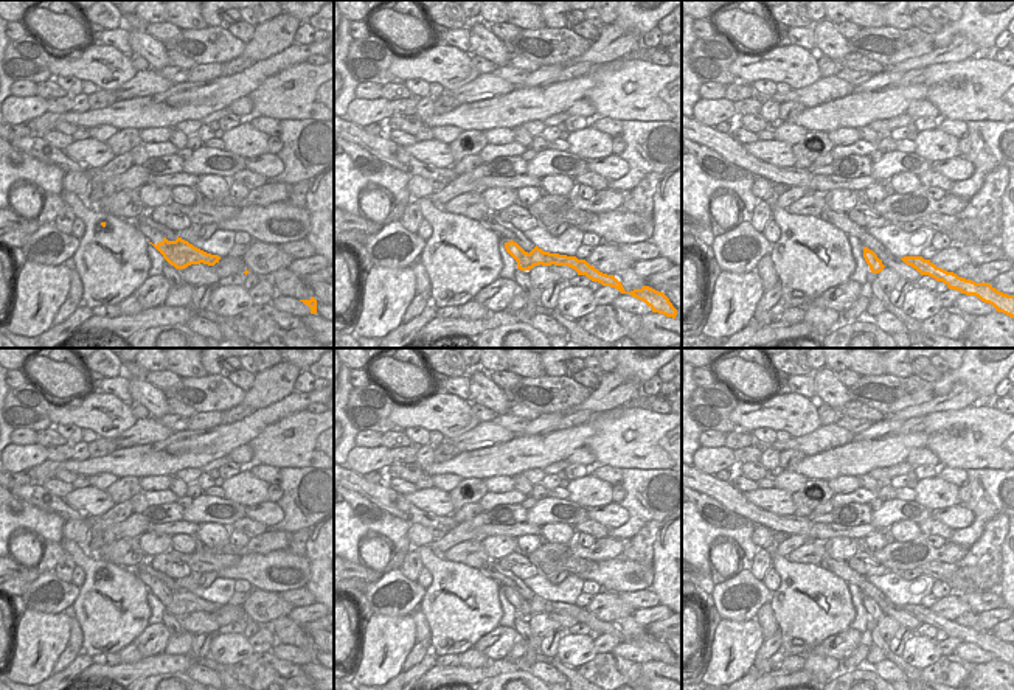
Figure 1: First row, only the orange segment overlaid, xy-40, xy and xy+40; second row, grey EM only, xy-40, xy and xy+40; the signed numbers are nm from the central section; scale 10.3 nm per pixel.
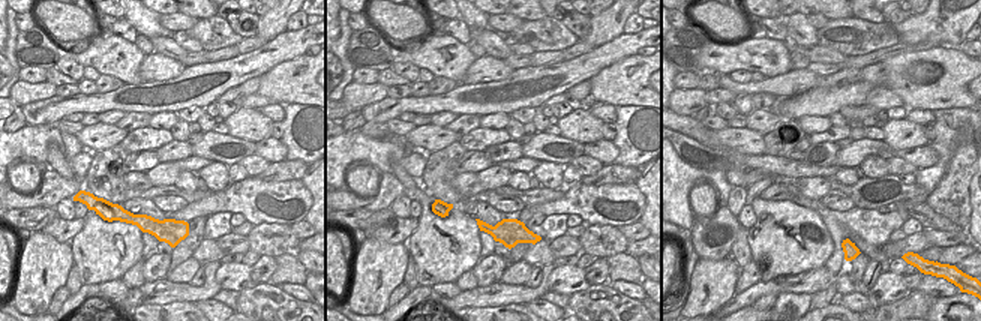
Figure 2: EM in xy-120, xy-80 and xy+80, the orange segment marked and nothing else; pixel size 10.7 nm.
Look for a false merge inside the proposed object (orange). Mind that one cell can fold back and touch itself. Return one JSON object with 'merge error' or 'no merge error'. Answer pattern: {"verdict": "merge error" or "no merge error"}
{"verdict": "merge error"}

